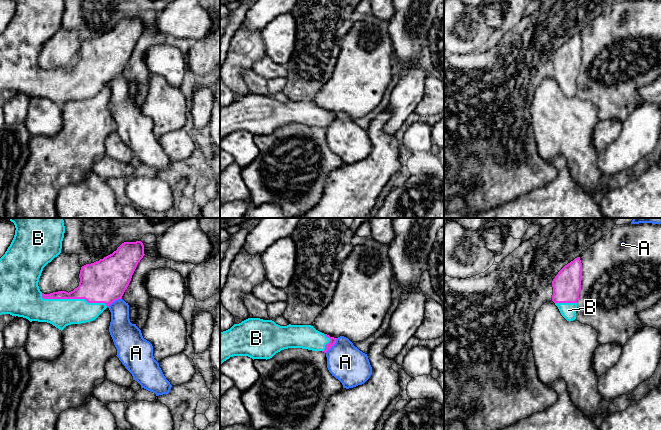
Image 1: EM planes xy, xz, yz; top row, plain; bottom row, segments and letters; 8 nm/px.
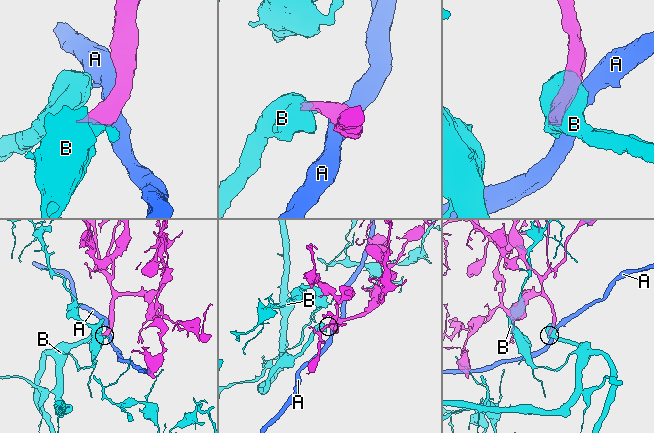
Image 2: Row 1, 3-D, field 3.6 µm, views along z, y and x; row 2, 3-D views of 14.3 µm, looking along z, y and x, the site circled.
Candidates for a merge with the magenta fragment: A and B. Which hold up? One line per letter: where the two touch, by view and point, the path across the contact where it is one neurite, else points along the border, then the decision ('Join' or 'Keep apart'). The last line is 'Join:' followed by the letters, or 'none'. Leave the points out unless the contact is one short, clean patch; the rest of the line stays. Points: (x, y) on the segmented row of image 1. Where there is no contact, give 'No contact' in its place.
A: Touches magenta at xy (114, 300). Keep apart
B: Touches magenta at xy (73, 298). Join
Join: B

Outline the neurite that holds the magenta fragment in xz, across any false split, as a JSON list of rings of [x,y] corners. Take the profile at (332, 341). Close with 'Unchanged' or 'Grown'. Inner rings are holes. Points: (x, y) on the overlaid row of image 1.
[[[248,318],[220,332],[220,366],[233,356],[267,360],[288,348],[326,353],[336,339],[311,325],[280,326],[272,320]]]. Grown

